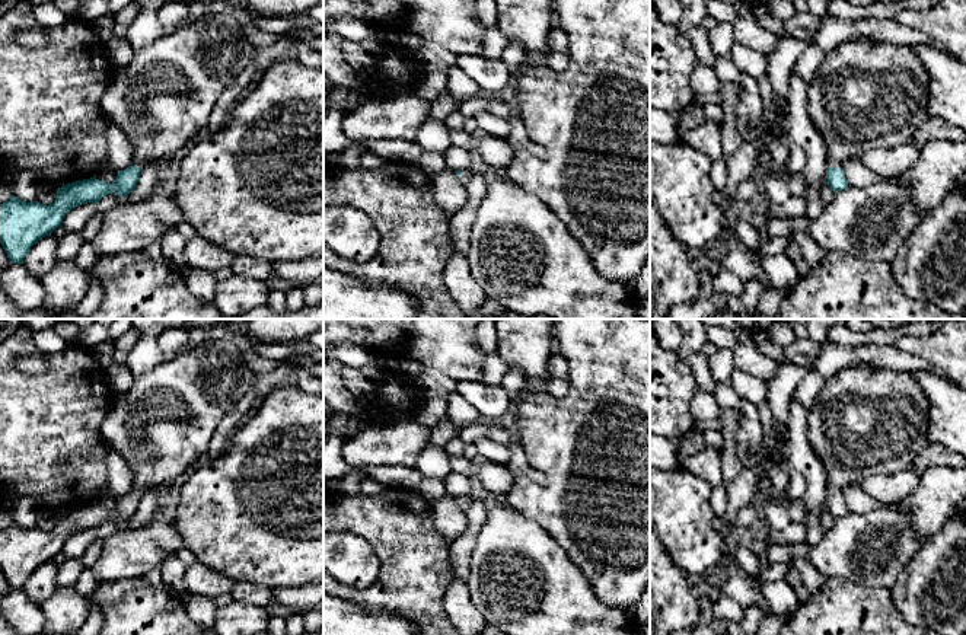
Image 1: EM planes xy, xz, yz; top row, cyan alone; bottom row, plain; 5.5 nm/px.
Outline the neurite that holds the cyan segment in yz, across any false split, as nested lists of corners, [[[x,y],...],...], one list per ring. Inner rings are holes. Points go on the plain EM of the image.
[[[845,367],[825,380],[809,409],[807,441],[820,459],[826,479],[829,514],[848,513],[841,489],[871,475],[895,475],[909,468],[928,444],[930,405],[911,373],[889,368]]]

